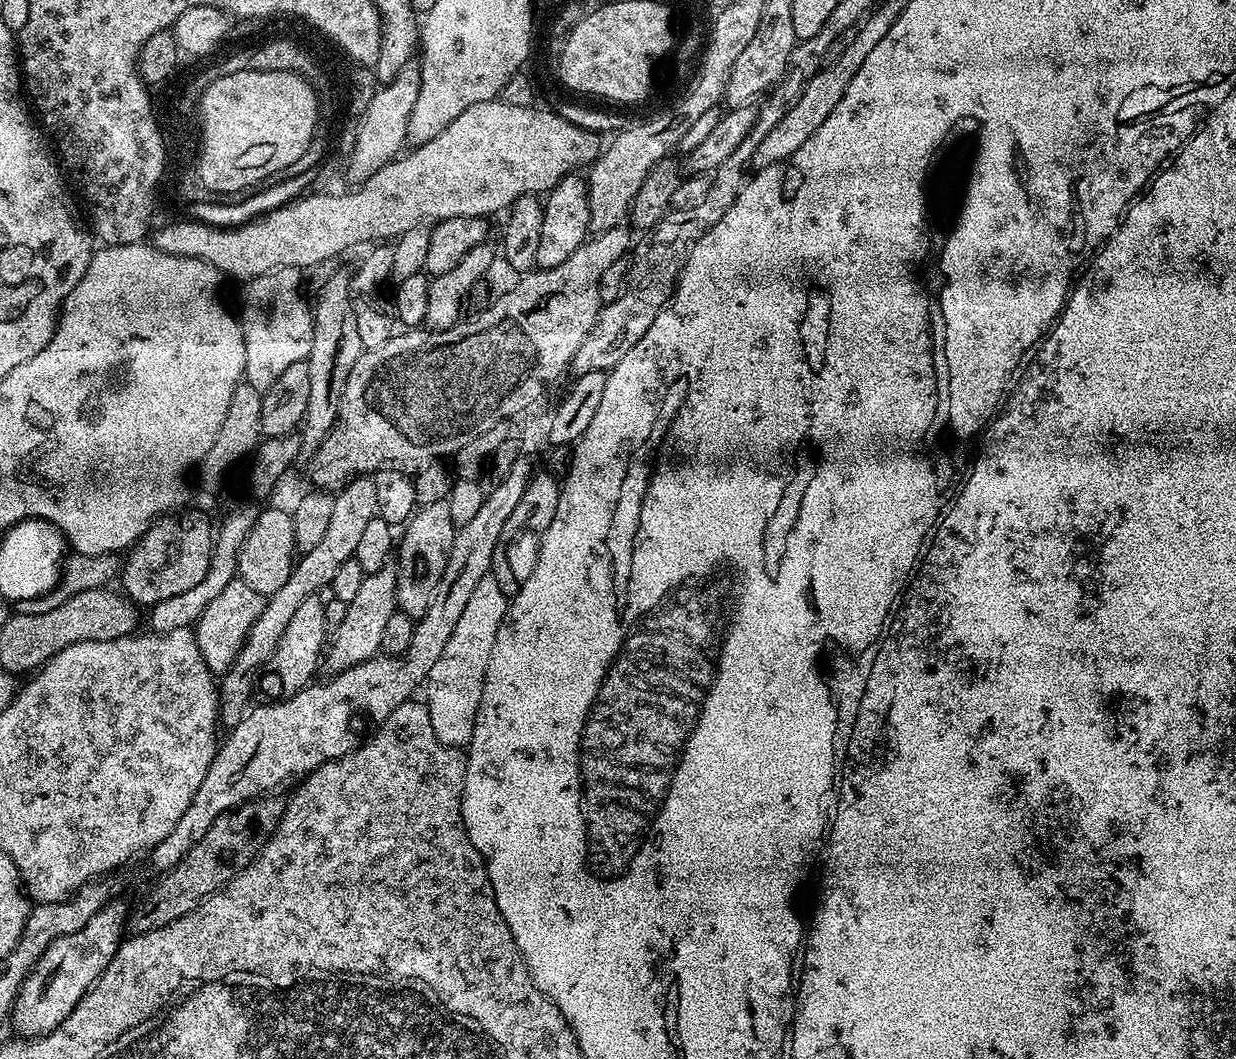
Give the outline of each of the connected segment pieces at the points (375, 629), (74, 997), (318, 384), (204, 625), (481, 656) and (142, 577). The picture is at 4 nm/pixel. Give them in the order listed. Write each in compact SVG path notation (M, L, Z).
M389 562L382 570L374 570L365 575L362 587L354 593L353 600L346 606L346 619L343 620L342 626L338 626L338 630L331 633L330 643L322 660L323 667L328 667L329 673L332 674L345 672L377 655L382 646L386 621L390 619L390 614L397 610L396 565Z
M123 899L111 900L86 926L74 934L59 936L50 946L46 946L44 953L40 955L30 975L23 982L19 996L12 1007L12 1027L21 1037L35 1038L52 1032L74 1010L85 993L92 988L106 966L114 958L122 941L126 936L129 905L123 904Z
M336 272L324 284L316 304L312 308L312 325L314 338L310 346L307 362L310 366L310 402L306 402L304 423L299 429L300 456L311 458L320 449L320 443L330 434L338 418L342 390L346 390L346 378L354 362L366 351L362 338L358 338L358 318L354 318L354 306L348 293L352 284L352 272Z
M237 578L230 582L230 586L223 588L222 594L210 601L206 610L202 610L194 631L200 657L213 674L223 674L230 670L230 666L234 666L234 658L238 658L250 634L250 626L254 626L254 622L258 622L258 614L262 614L265 599L261 592L254 590L254 586Z
M491 574L483 576L475 587L466 610L462 610L462 618L458 618L458 626L454 626L454 634L450 634L446 650L442 650L442 658L438 658L438 662L434 662L434 670L430 670L426 681L430 726L434 726L438 742L446 746L463 749L472 741L484 675L492 657L494 642L498 638L498 630L504 615L508 613L509 603L509 597L498 586L496 577Z
M171 516L155 521L146 529L127 553L128 561L125 564L123 561L123 595L138 606L151 606L162 602L162 598L186 594L186 590L194 590L194 586L206 578L212 557L214 528L208 525L204 516Z

